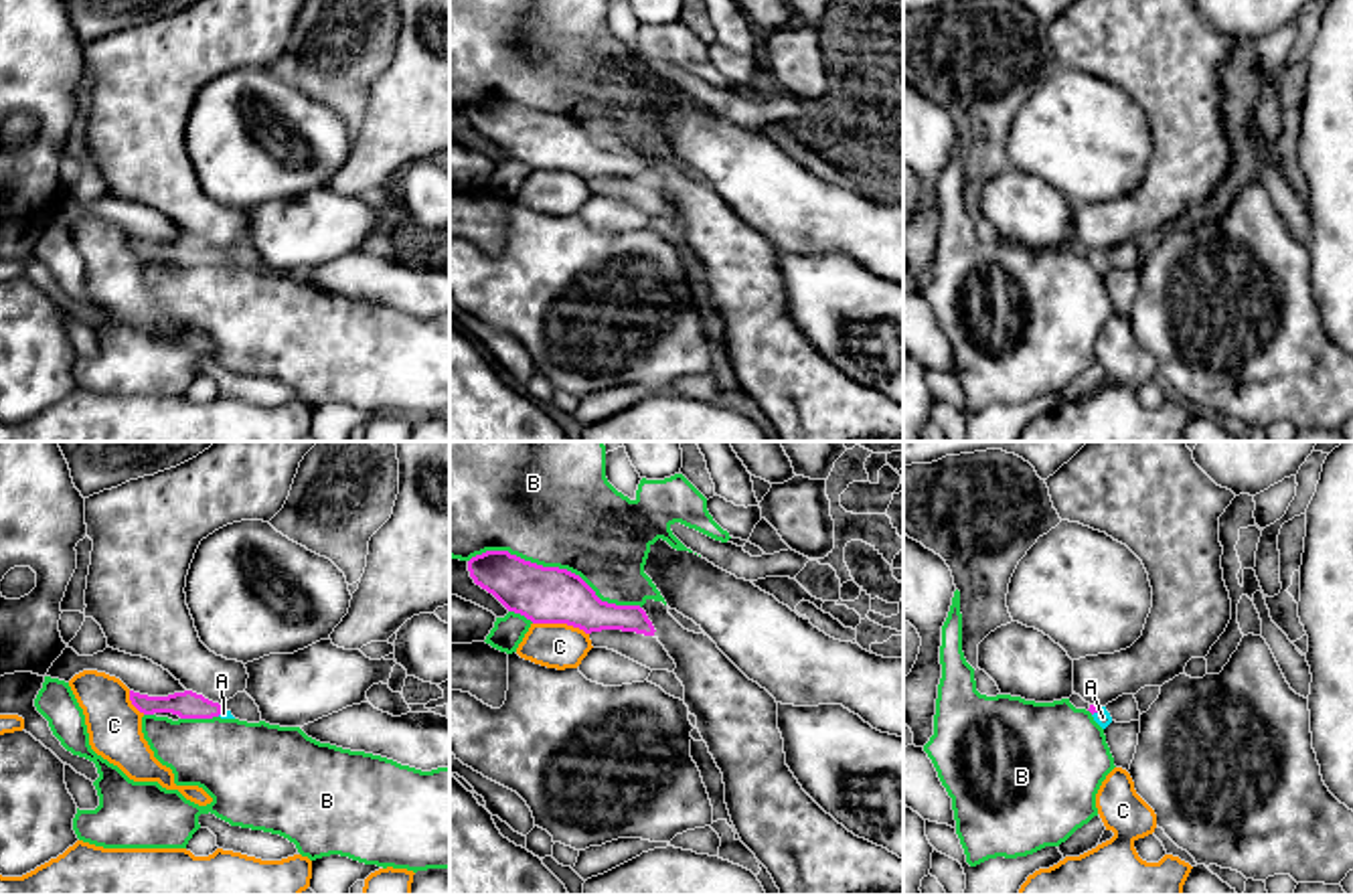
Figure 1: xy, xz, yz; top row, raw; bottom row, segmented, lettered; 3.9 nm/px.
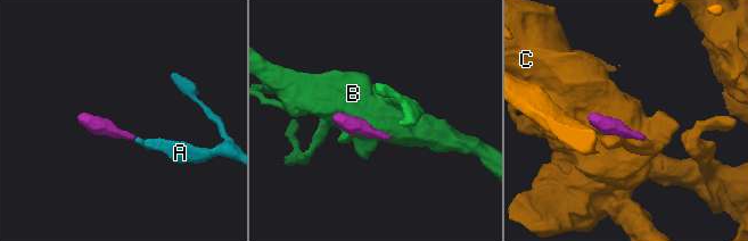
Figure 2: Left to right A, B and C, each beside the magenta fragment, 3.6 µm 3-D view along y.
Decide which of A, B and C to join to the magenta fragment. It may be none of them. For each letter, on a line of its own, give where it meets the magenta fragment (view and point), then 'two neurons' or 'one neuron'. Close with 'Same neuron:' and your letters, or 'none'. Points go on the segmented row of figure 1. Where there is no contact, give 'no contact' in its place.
A: contact yz (1096, 711); one neuron
B: contact xz (555, 567); two neurons
C: contact xz (562, 622); two neurons
Same neuron: A

